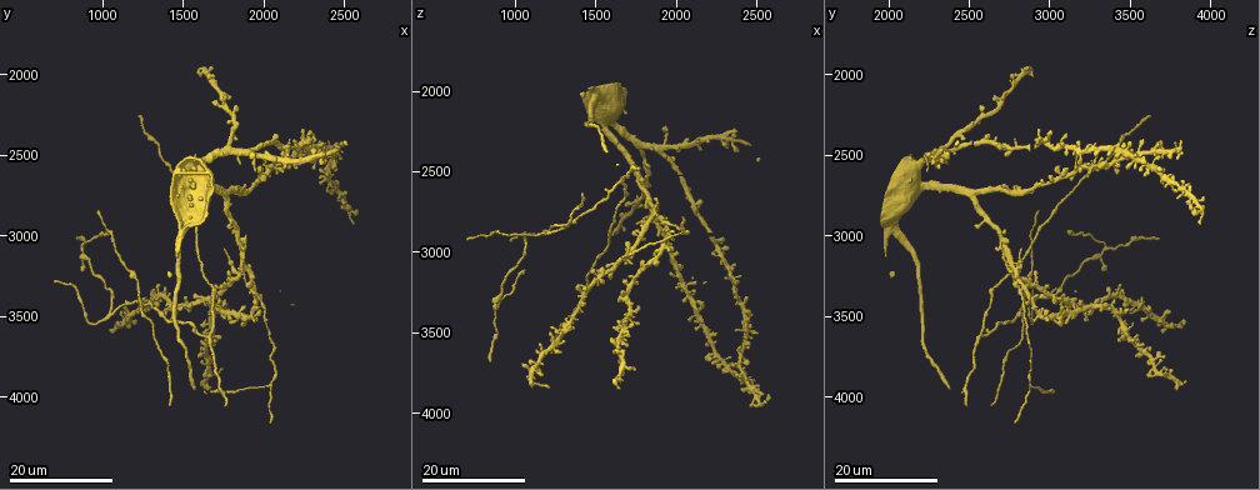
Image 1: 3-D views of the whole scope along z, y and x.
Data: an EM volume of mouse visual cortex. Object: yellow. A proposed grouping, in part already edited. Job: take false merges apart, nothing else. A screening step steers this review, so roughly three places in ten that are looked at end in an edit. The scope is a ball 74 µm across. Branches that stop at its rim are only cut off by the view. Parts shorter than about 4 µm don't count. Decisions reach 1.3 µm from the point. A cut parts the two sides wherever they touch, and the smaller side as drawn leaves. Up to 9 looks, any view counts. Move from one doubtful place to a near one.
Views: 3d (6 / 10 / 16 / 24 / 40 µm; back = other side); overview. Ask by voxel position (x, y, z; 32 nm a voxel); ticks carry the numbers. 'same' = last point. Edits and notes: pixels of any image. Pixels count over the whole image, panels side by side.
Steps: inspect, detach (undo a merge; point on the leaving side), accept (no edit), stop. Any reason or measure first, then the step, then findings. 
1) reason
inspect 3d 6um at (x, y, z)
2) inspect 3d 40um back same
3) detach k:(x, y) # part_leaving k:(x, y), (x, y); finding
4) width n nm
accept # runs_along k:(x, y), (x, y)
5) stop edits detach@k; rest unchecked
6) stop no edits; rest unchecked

two arms in line, one across
inspect 3d 16um at (1060, 3480, 2900)

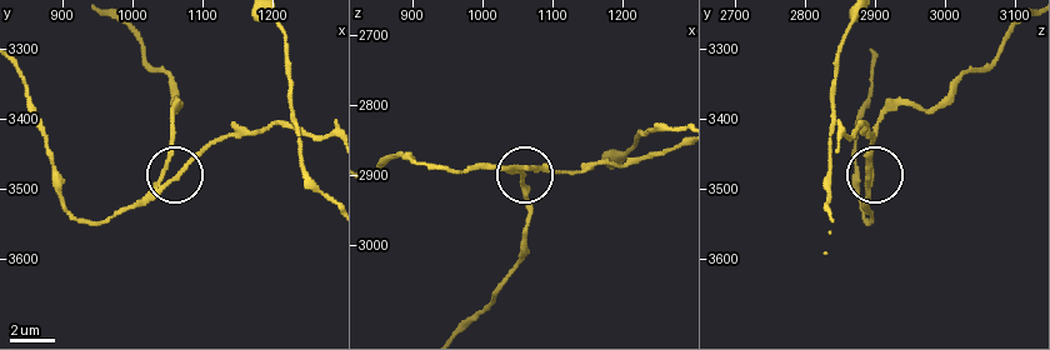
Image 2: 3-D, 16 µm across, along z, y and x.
inspect 3d 10um at (1045, 3490, 2895)

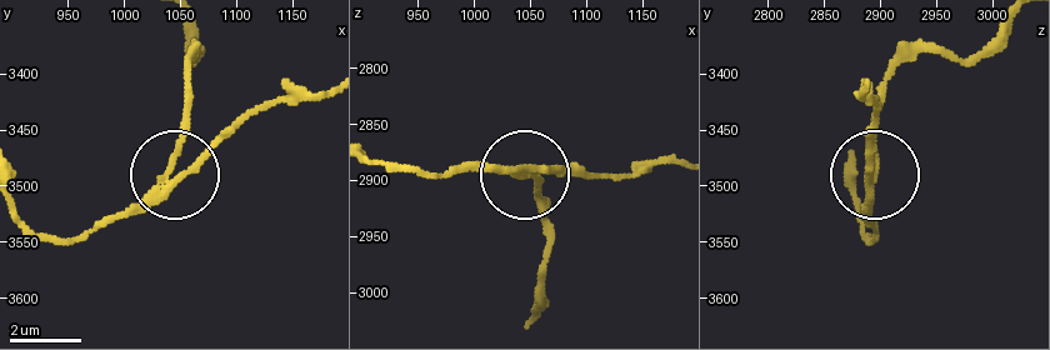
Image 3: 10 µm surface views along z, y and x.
width 190 nm
detach 3:(180, 150) # part_leaving 3:(151, 194), (186, 108), (193, 26); a second neuron is stuck on

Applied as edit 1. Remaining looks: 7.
redraw
inspect overview

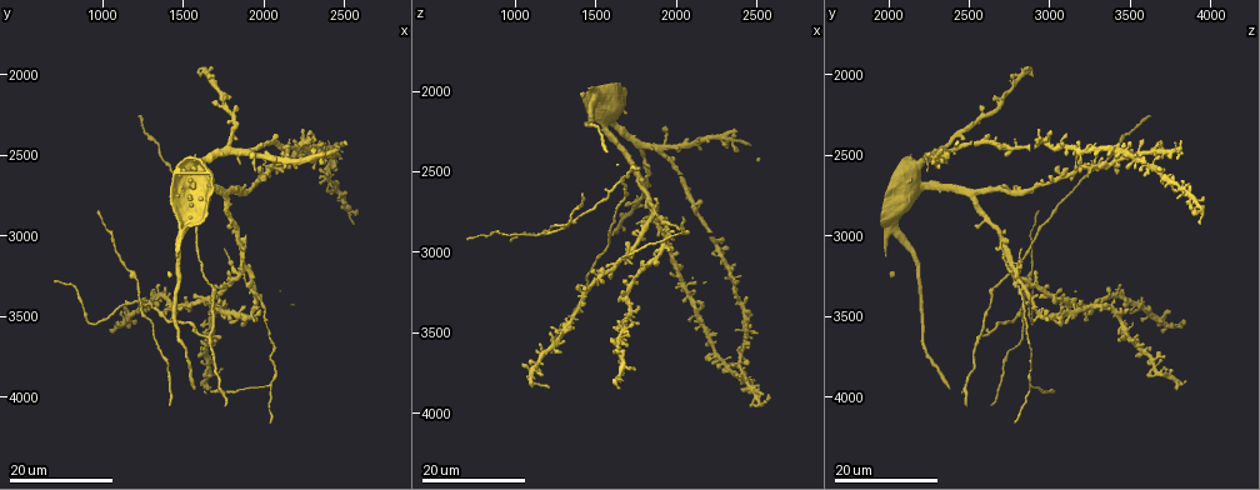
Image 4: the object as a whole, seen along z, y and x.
four or more arms meet
inspect 3d 24um at (1940, 3340, 2840)

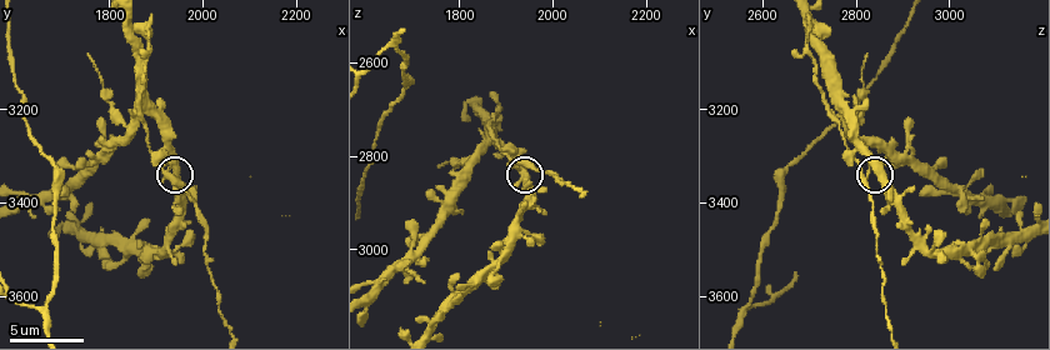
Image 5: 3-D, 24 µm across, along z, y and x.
inspect 3d 6um at (1935, 3325, 2845)

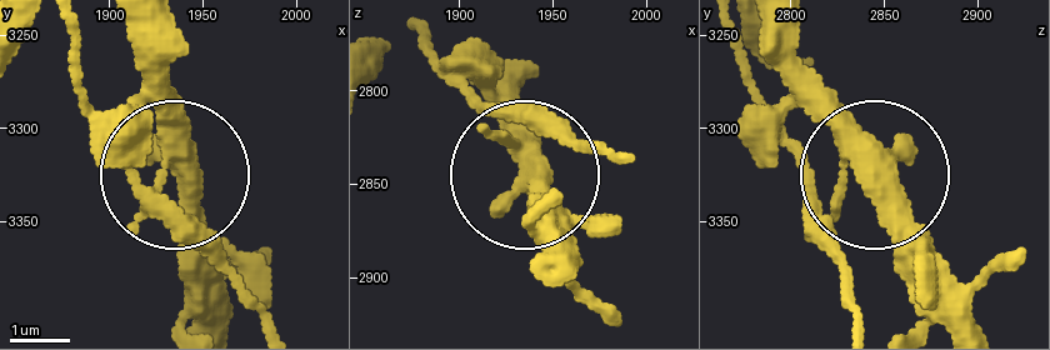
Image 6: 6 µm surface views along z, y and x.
side_arm 37 um
accept # all the same neuron

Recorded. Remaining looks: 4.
inspect 3d 10um at (1940, 3500, 2970)

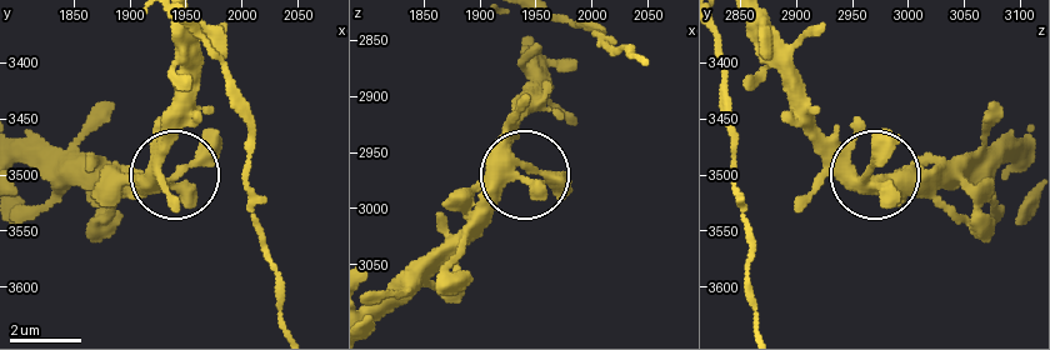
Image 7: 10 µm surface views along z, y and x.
side_arm 11 um; arms 3
accept # one neuron here

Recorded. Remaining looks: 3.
branch point
inspect 3d 6um at (1660, 3630, 2565)

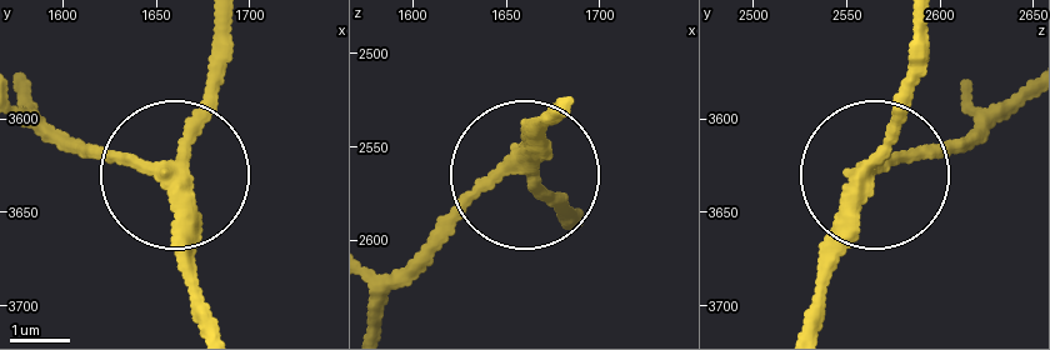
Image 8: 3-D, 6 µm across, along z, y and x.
inspect 3d 6um back at (1658, 3628, 2562)

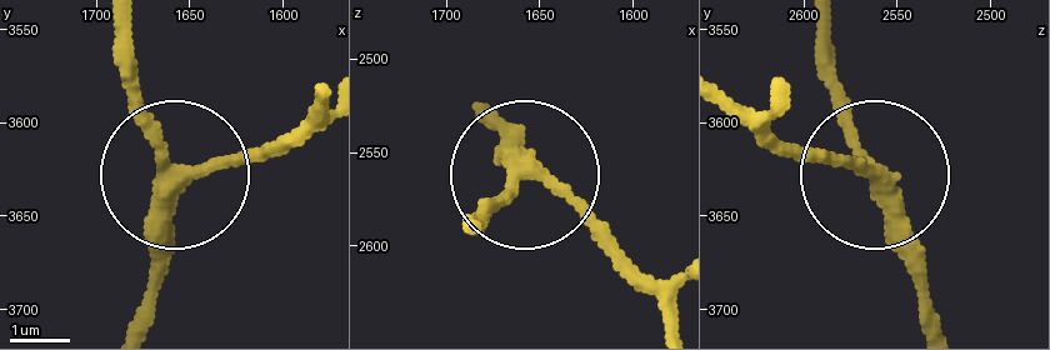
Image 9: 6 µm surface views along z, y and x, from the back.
arms 3
accept # one neuron here

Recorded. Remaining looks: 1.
stop edits detach@3; rest unchecked

